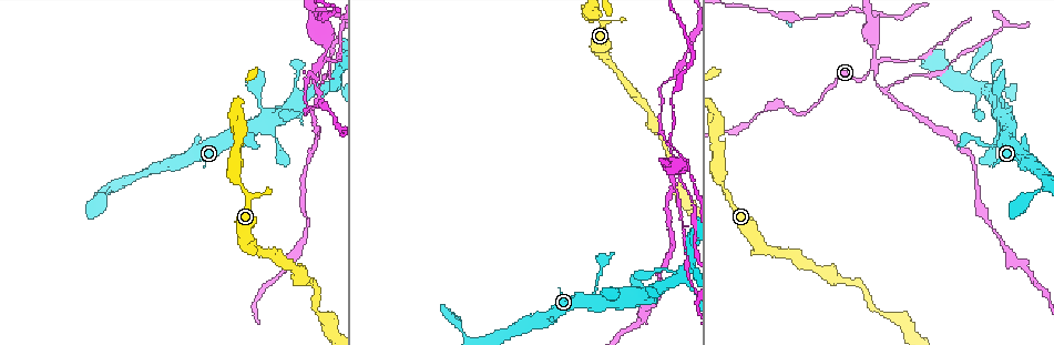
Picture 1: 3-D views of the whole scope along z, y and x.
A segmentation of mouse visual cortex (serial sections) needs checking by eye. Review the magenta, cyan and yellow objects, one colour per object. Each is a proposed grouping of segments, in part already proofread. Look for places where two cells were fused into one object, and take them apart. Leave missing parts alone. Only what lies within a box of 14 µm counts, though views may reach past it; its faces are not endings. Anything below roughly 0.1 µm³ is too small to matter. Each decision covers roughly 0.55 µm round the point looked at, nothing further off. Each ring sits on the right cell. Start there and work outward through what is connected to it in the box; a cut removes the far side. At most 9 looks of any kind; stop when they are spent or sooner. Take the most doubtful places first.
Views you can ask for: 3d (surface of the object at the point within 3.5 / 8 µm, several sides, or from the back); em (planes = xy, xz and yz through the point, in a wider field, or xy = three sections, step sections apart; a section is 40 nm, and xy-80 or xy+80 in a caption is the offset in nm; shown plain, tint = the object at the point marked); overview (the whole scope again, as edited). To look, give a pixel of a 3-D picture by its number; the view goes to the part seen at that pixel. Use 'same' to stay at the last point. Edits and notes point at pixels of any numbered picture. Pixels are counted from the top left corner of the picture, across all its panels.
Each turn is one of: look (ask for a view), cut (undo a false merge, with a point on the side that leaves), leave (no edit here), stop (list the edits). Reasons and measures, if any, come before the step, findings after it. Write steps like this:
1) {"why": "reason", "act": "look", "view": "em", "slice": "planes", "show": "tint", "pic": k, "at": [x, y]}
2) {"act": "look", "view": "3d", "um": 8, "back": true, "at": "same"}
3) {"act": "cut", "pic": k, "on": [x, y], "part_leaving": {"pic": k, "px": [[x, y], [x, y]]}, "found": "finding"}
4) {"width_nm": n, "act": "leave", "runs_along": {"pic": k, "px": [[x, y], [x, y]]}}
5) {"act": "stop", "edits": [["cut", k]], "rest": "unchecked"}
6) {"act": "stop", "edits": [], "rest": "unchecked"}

{"why": "sharp bend", "act": "look", "view": "3d", "um": 8, "pic": 1, "at": [659, 94]}

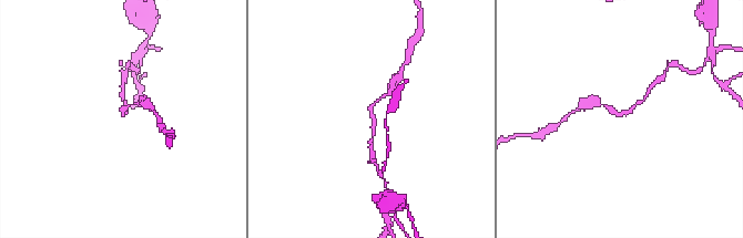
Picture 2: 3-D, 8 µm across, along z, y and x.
{"arm_widths_nm": [150, 150], "why": "now the EM", "act": "look", "view": "em", "slice": "xy", "step": 3, "show": "tint", "pic": 2, "at": [373, 112]}

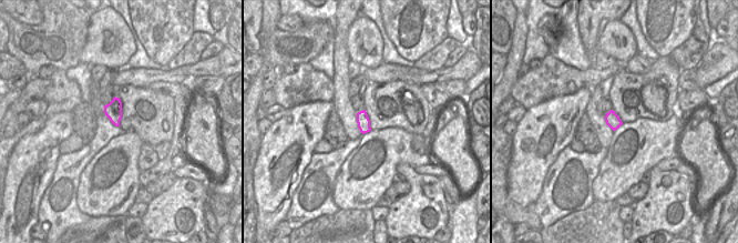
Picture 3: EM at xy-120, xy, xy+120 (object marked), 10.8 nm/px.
{"width_nm": 140, "act": "leave", "runs_along": {"pic": 2, "px": [[373, 138], [370, 107], [390, 91]]}, "found": "continuous, no second cell"}

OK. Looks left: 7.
{"why": "narrows sharply", "act": "look", "view": "3d", "um": 3.5, "back": true, "pic": 1, "at": [267, 112]}

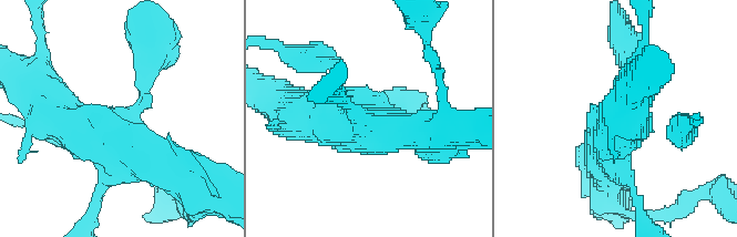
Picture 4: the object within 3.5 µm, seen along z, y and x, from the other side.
{"arms": 4, "arm_widths_nm": [150, 150, 500, 600], "act": "look", "view": "em", "slice": "xy", "step": 2, "show": "tint", "pic": 4, "at": [125, 126]}

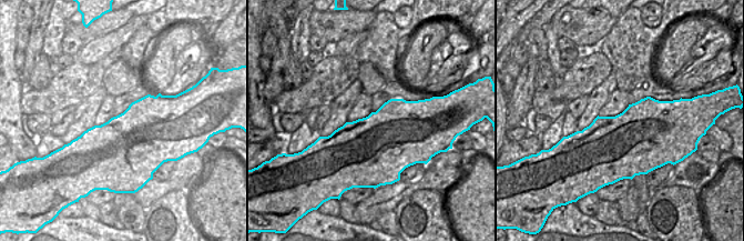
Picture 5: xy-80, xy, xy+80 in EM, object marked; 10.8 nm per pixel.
{"why": "cut it another way", "act": "look", "view": "em", "slice": "planes", "show": "tint", "at": "same"}

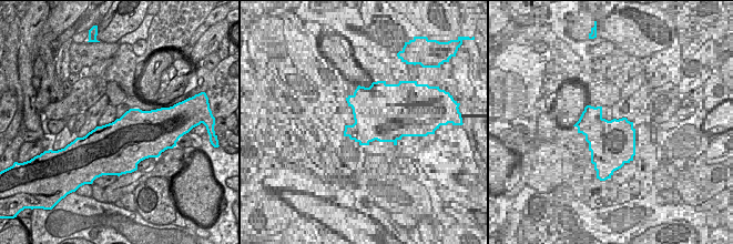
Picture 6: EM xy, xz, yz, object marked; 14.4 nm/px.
{"act": "leave", "runs_along": {"pic": 4, "px": [[175, 176], [50, 107]]}, "found": "continuous, no second cell"}

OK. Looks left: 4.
{"why": "abrupt turn", "act": "look", "view": "3d", "um": 3.5, "pic": 1, "at": [673, 279]}

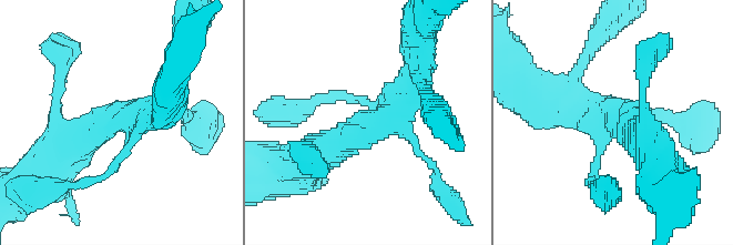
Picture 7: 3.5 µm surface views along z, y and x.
{"arm_widths_nm": [150, 150, 300, 500], "act": "leave", "runs_along": {"pic": 7, "px": [[316, 154], [398, 109], [418, 69]]}, "found": "continuous, no second cell"}

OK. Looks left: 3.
{"why": "calibre changes", "act": "look", "view": "3d", "um": 3.5, "pic": 1, "at": [721, 174]}

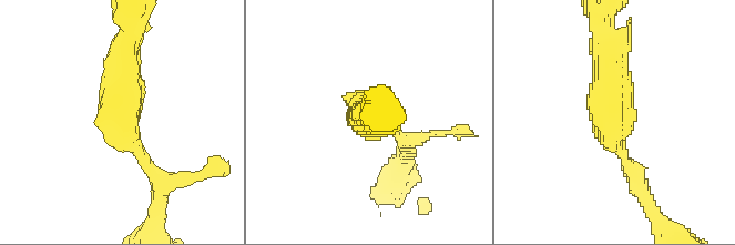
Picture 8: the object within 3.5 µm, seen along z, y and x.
{"arm_widths_nm": [200, 500], "act": "look", "view": "em", "slice": "xy", "step": 5, "show": "tint", "pic": 8, "at": [614, 123]}

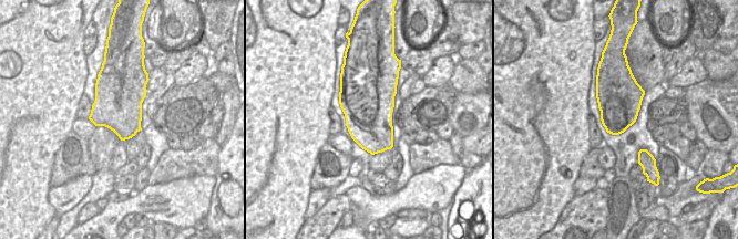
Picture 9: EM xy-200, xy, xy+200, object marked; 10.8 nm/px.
{"act": "leave", "runs_along": {"pic": 8, "px": [[160, 179], [119, 124], [126, 46]]}, "found": "continuous, no second cell"}

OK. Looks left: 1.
{"act": "stop", "edits": [], "rest": "unchecked"}

